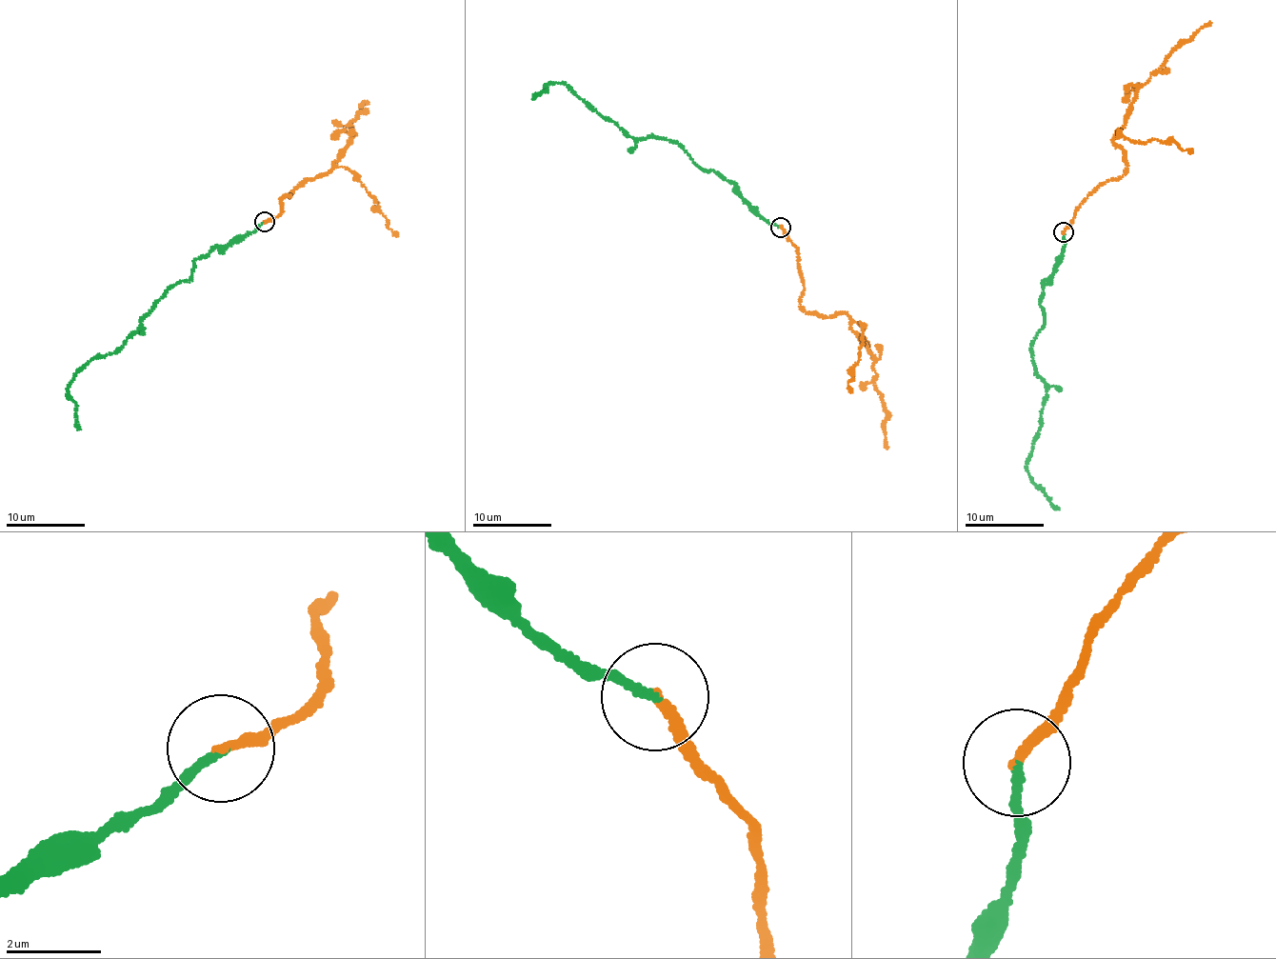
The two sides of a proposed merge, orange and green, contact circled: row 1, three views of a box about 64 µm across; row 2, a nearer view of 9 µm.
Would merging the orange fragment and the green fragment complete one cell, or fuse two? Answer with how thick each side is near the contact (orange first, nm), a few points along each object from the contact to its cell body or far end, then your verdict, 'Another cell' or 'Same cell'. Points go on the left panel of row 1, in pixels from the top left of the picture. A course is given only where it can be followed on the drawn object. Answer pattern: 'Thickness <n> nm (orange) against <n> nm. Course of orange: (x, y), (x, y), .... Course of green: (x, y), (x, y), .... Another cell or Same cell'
Thickness 240 nm (orange) against 170 nm. Course of orange: (264, 221), (280, 213), (281, 199), (331, 169), (348, 138), (349, 123), (364, 112), (363, 103), (368, 103). Course of green: (264, 221), (196, 260), (191, 278), (166, 290), (137, 333), (74, 374), (69, 389), (77, 429). Same cell

